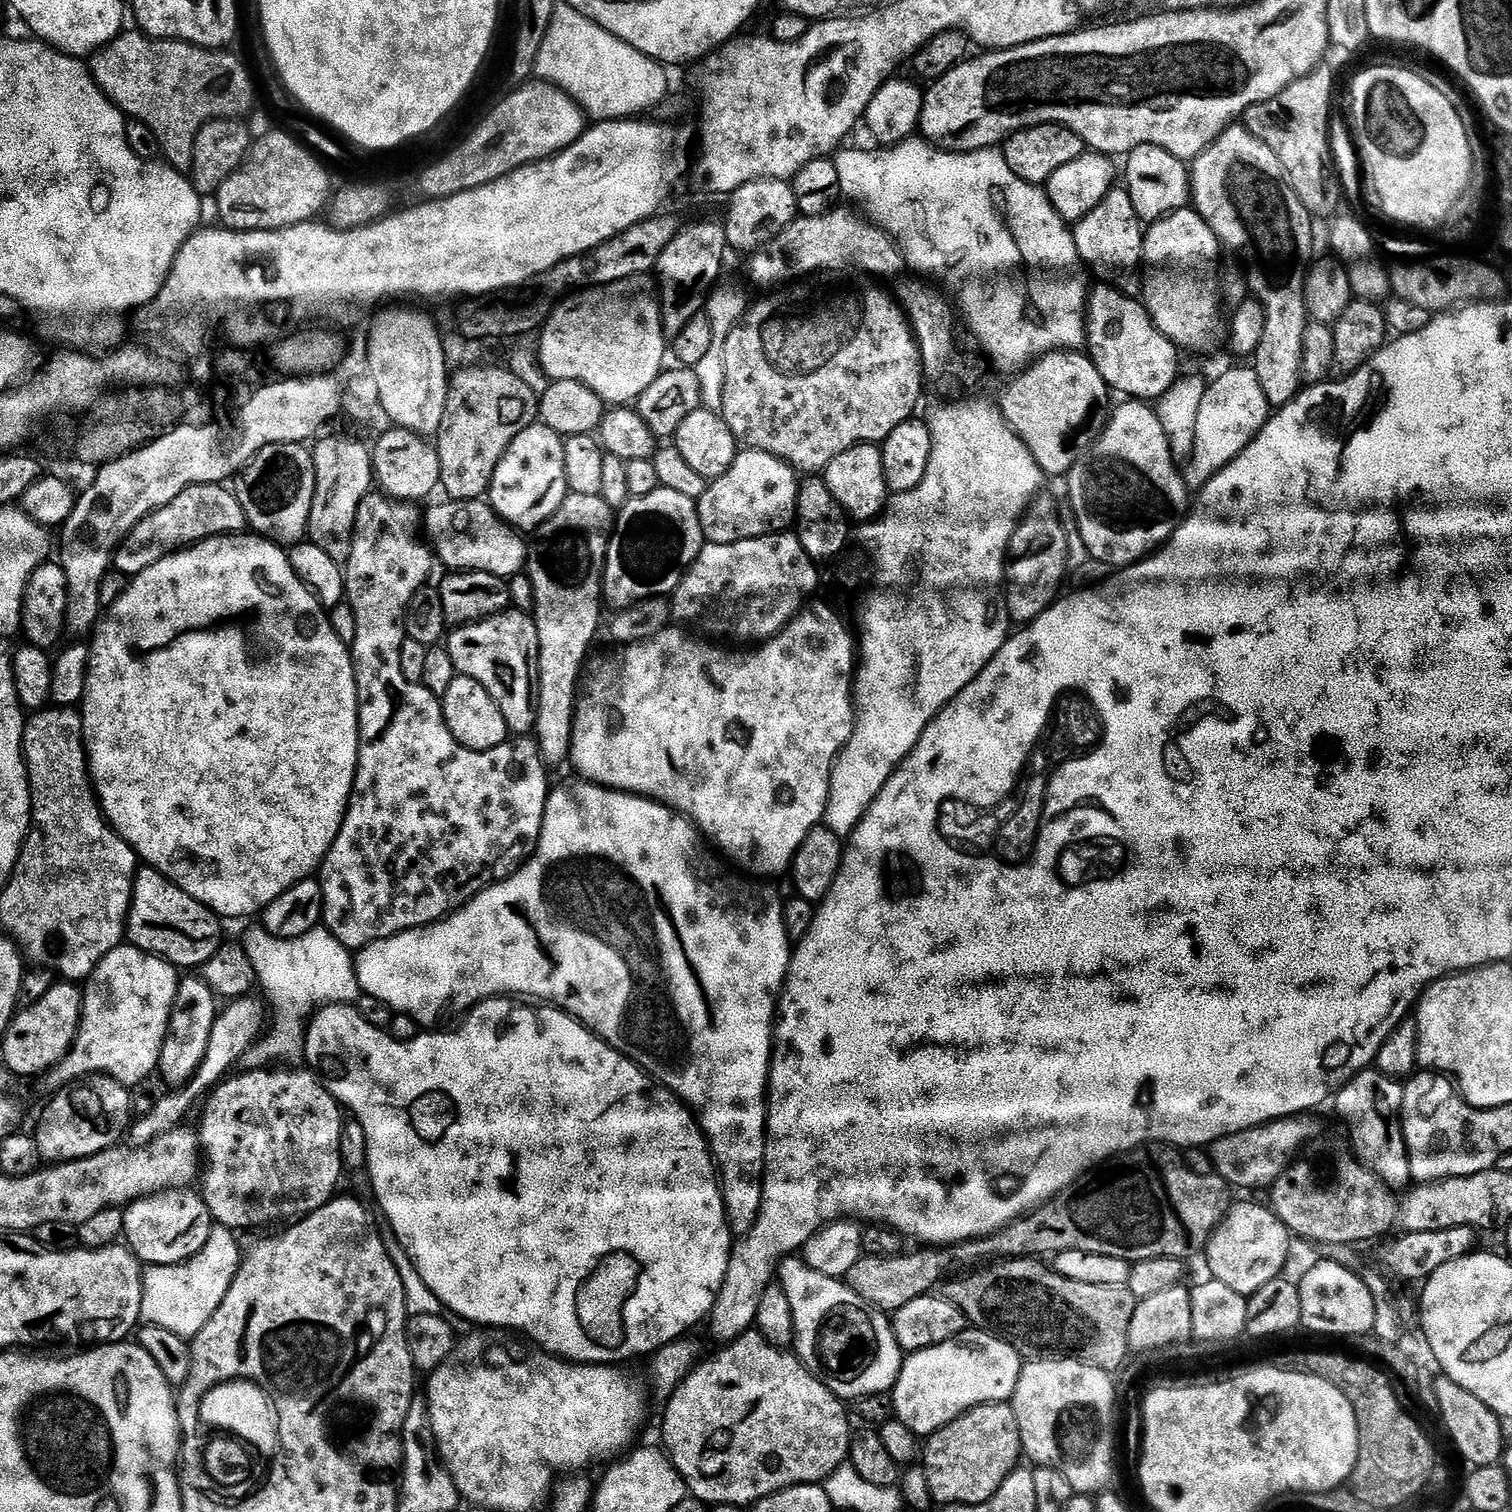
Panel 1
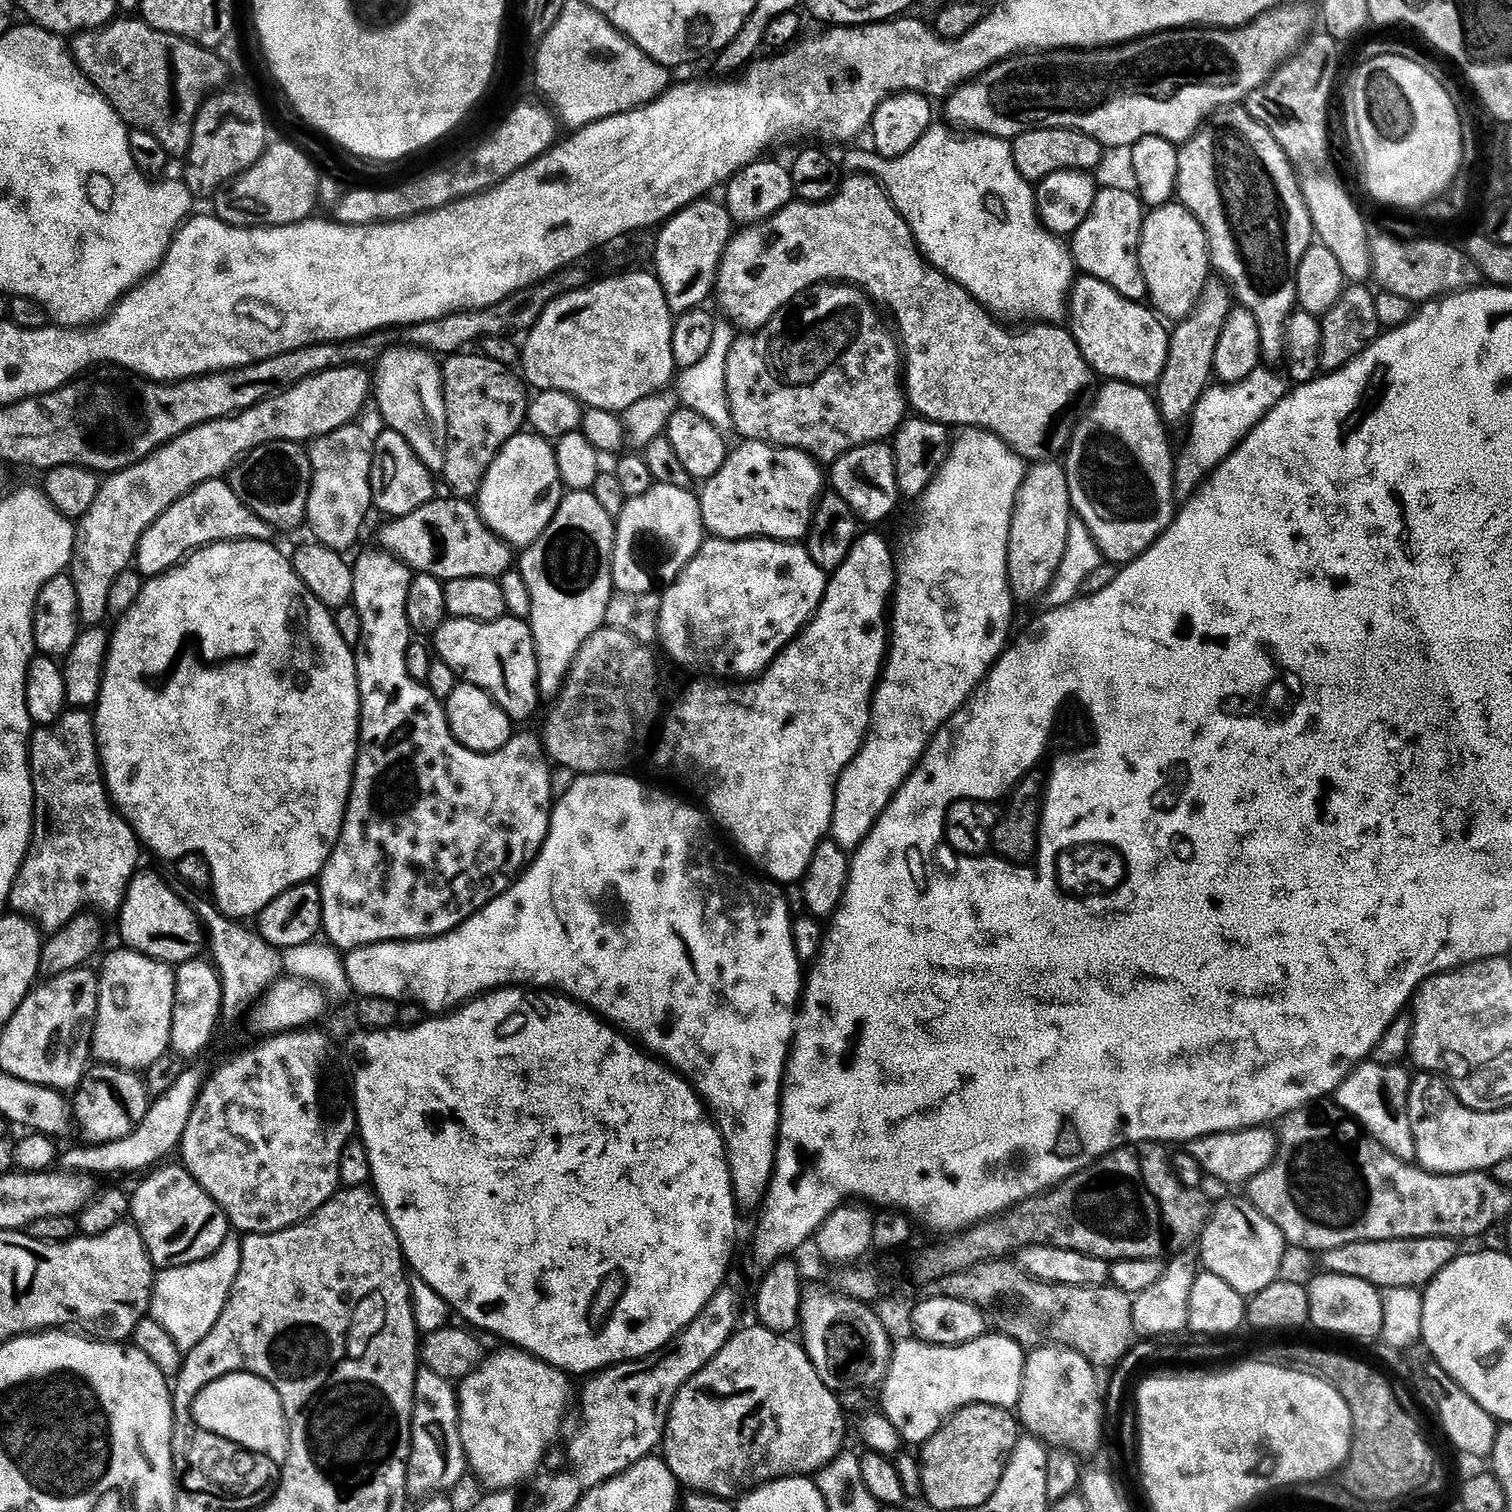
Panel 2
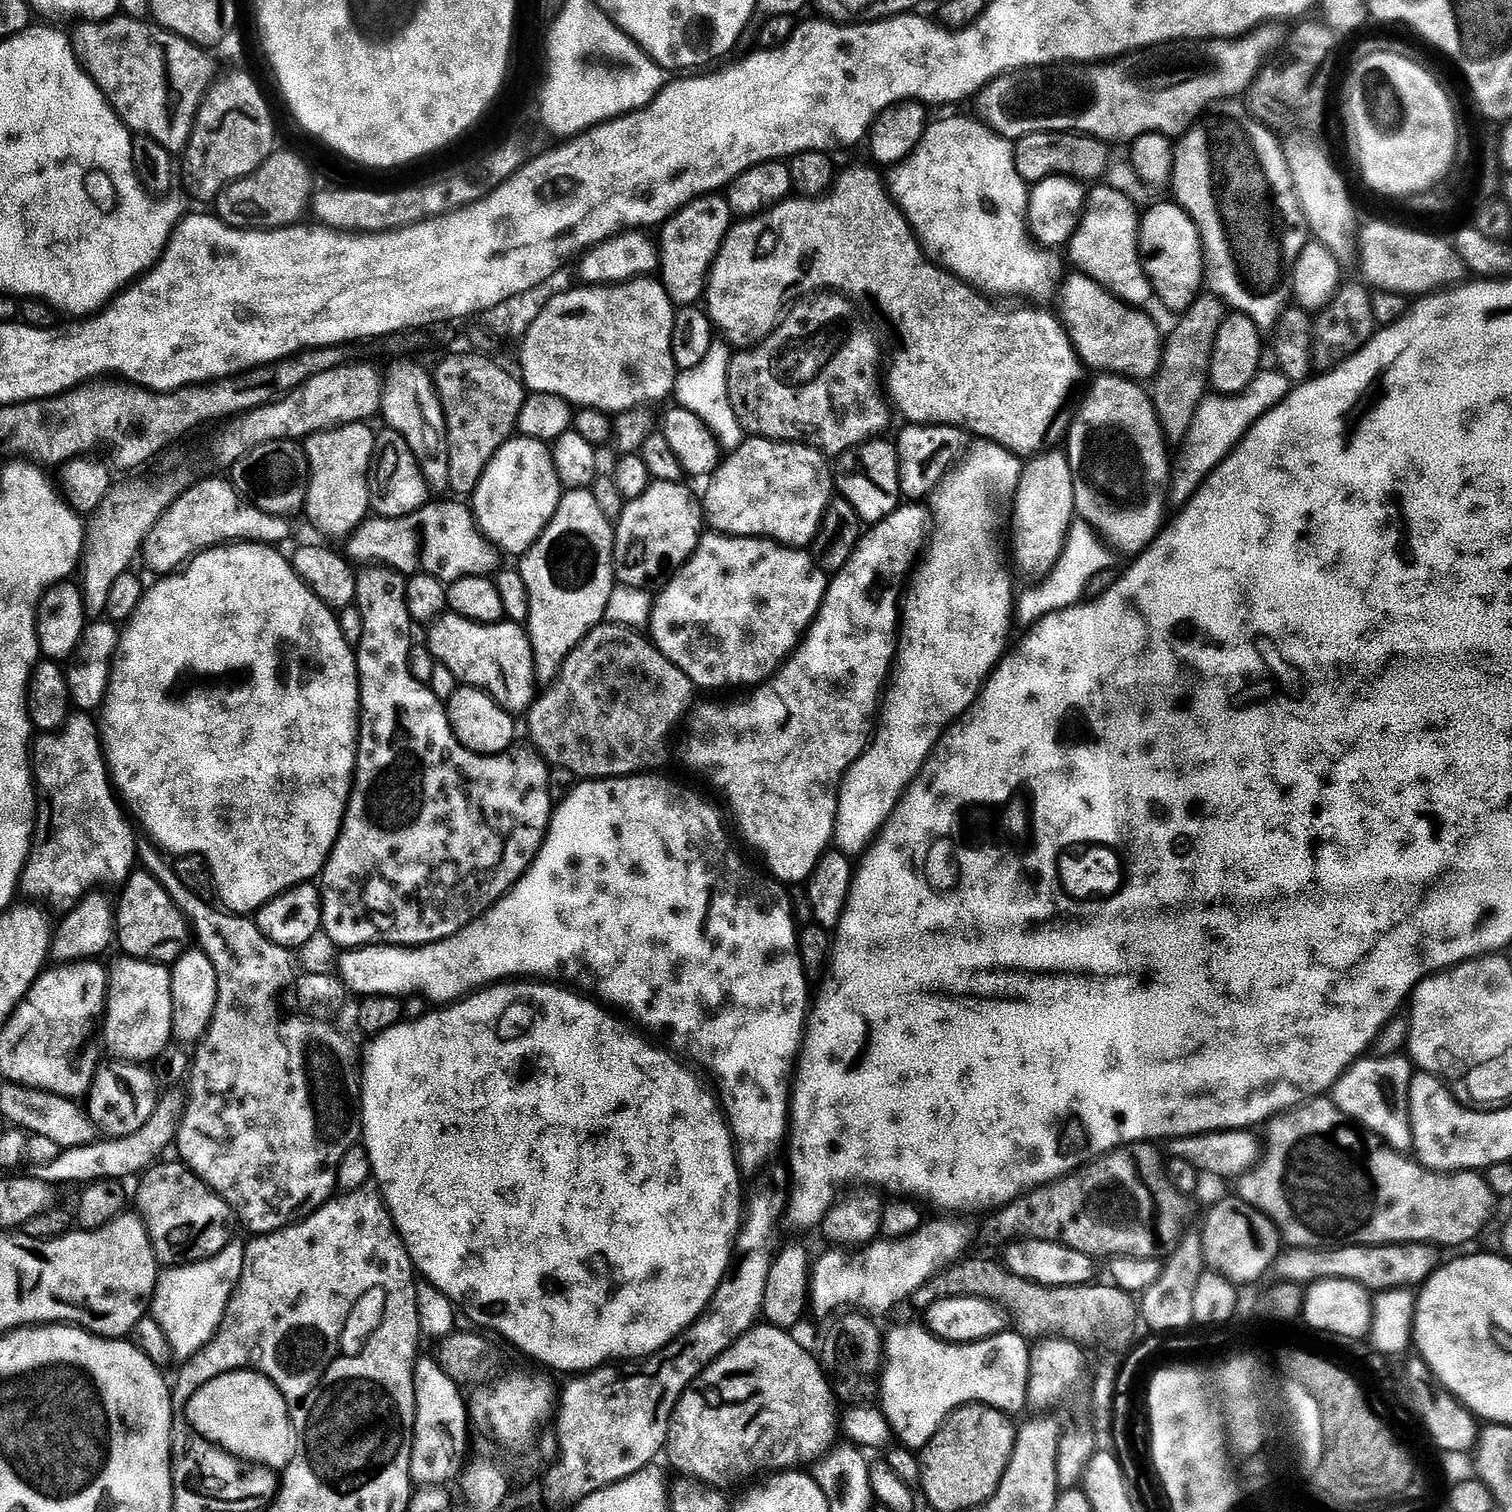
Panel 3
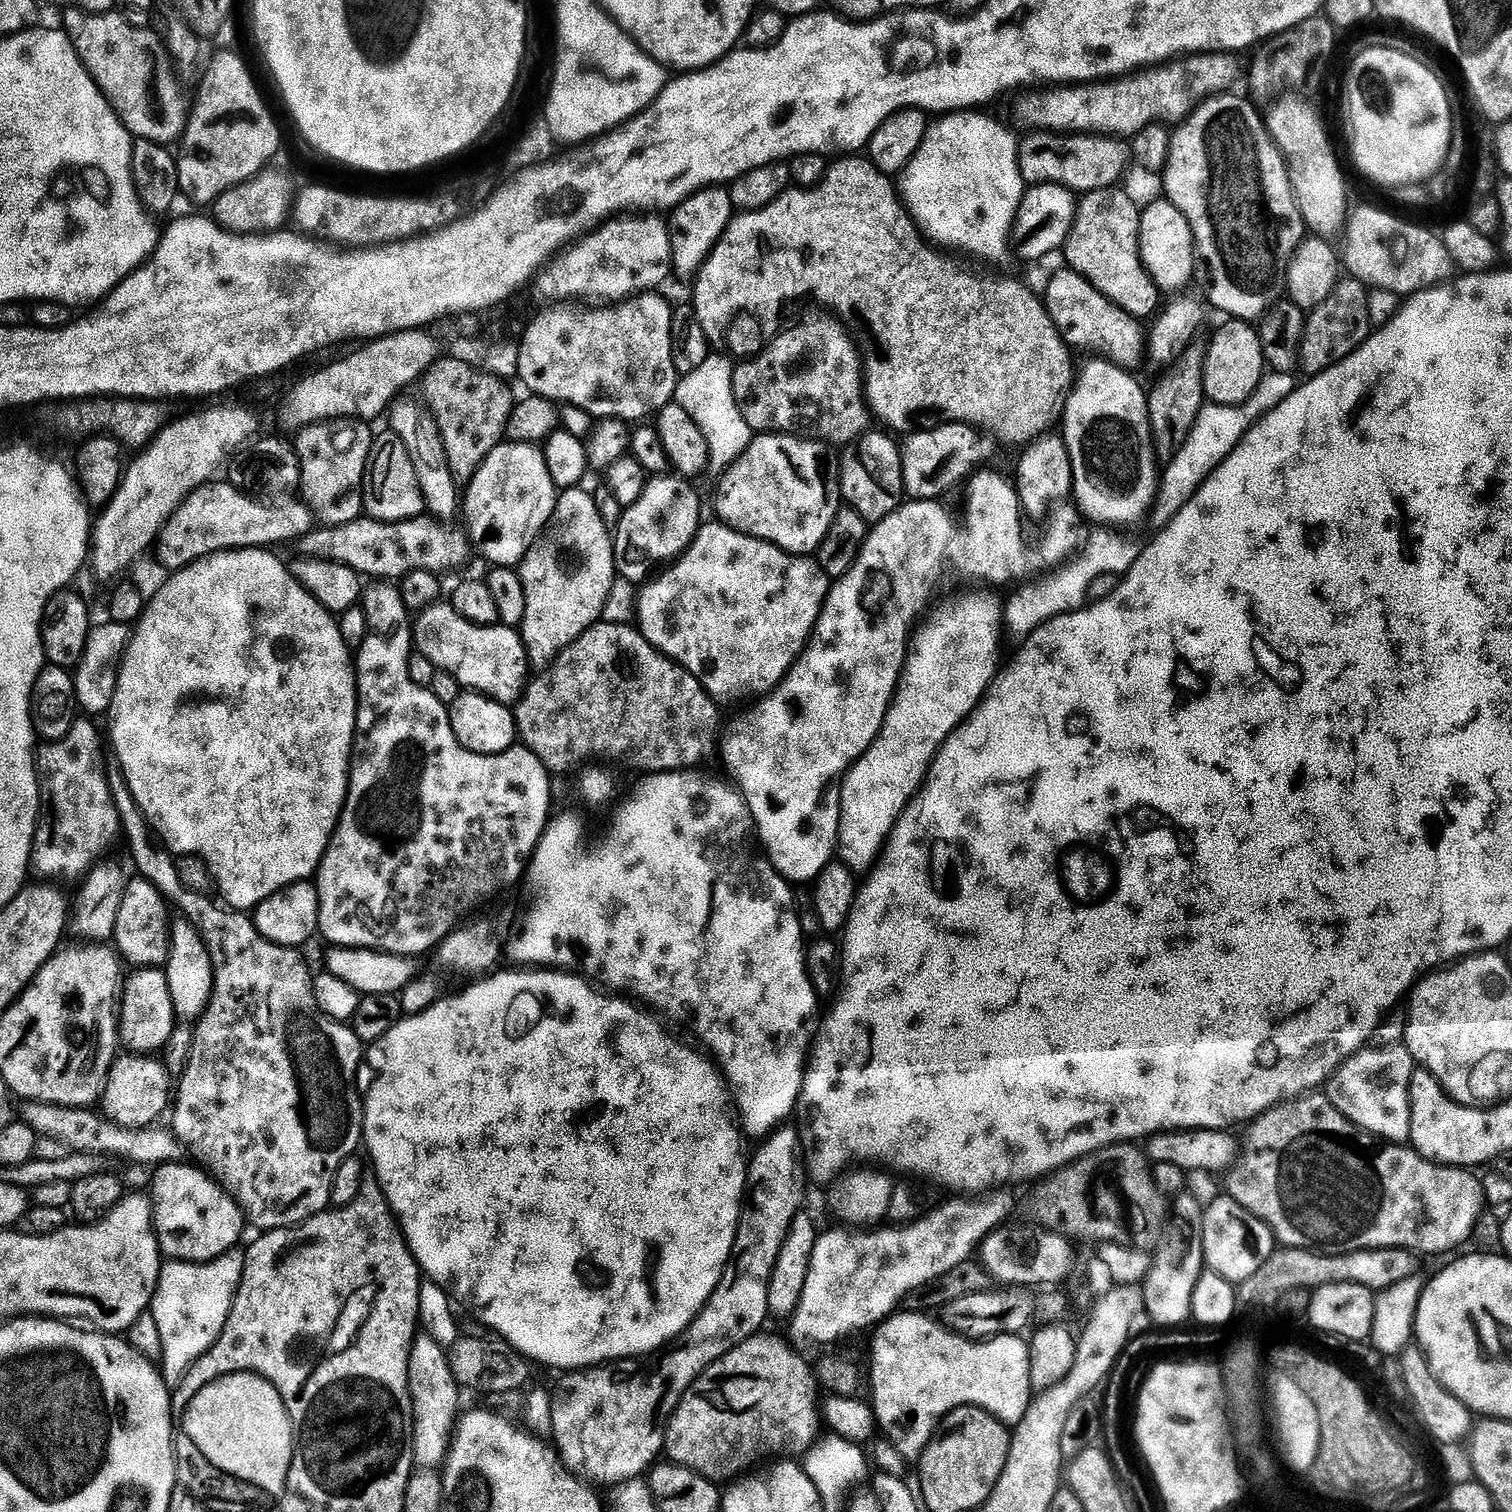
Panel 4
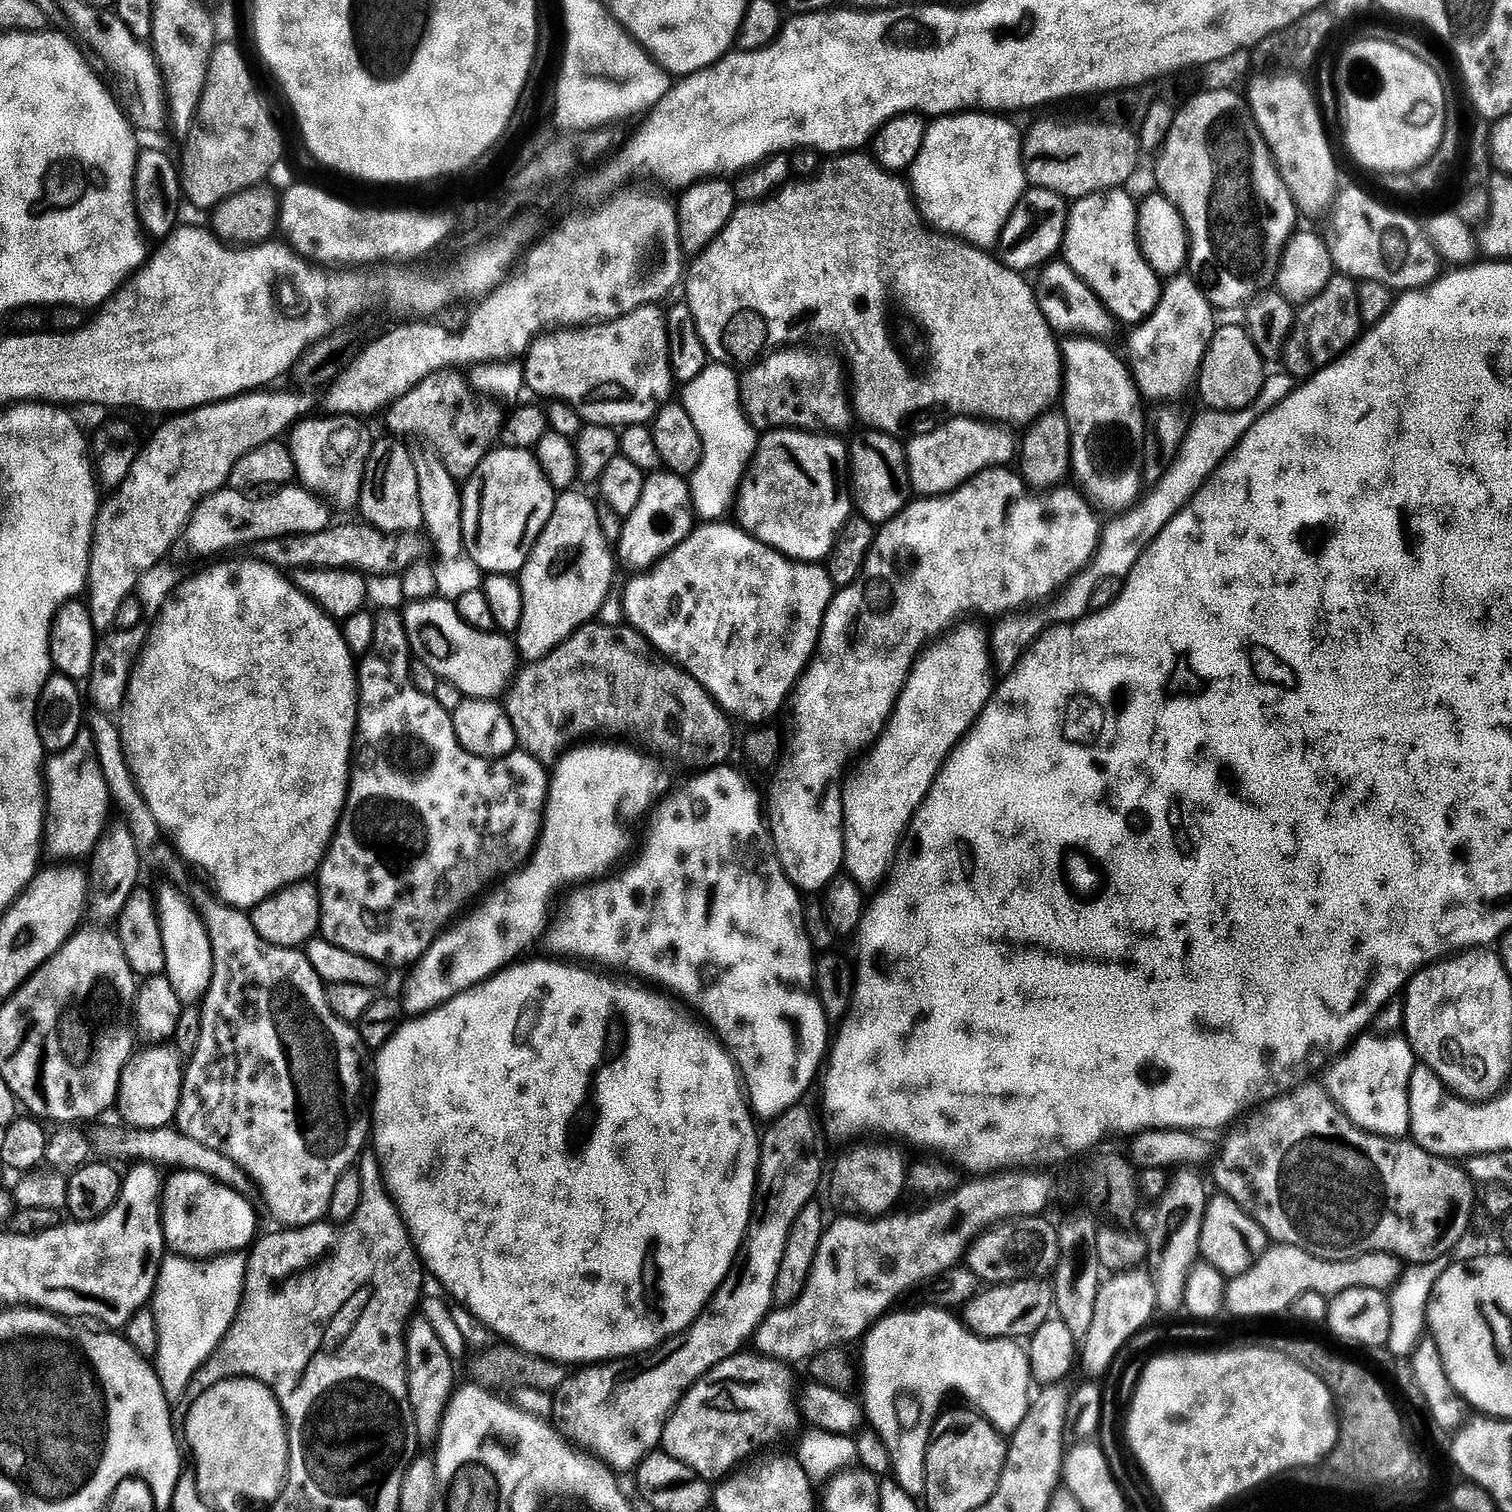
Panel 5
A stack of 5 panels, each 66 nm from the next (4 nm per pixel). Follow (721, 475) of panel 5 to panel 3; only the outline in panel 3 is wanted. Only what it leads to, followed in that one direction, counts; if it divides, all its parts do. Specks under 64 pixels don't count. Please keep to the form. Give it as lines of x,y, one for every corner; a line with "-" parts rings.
713,342
710,346
710,354
702,358
699,366
694,370
686,370
676,377
674,400
677,405
690,414
698,414
702,422
712,431
714,438
721,449
731,450
736,448
746,439
744,427
738,422
734,414
734,406
730,406
730,394
728,393
728,367
734,355
733,349
724,342

